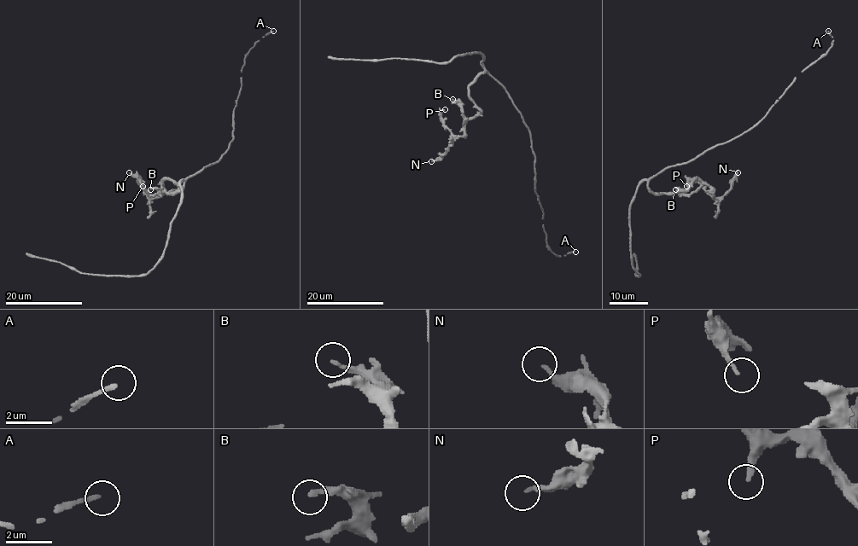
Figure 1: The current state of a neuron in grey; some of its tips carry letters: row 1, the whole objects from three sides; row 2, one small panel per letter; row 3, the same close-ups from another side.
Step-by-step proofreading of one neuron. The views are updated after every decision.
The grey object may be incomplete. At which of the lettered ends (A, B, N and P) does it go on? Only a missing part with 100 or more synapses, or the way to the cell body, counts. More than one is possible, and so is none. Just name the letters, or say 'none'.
A

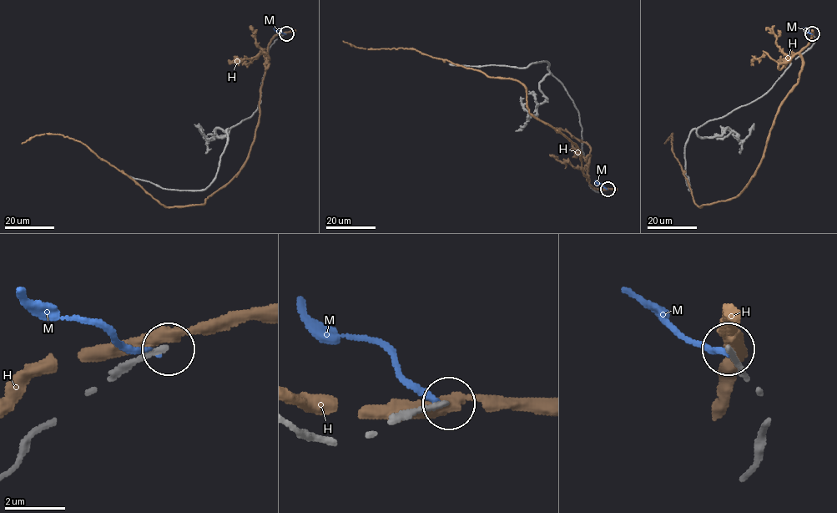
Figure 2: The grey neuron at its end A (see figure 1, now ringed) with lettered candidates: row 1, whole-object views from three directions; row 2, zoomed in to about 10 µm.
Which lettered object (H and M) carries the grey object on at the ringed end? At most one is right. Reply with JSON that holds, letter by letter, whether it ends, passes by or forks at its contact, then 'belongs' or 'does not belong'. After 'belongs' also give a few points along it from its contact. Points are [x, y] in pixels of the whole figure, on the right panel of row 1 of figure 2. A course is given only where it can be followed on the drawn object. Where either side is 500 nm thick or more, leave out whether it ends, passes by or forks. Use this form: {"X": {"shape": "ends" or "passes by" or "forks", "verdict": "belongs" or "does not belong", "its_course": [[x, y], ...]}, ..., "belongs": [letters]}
{"H": {"shape": "passes by", "verdict": "does not belong"}, "M": {"shape": "ends", "verdict": "does not belong"}, "belongs": []}

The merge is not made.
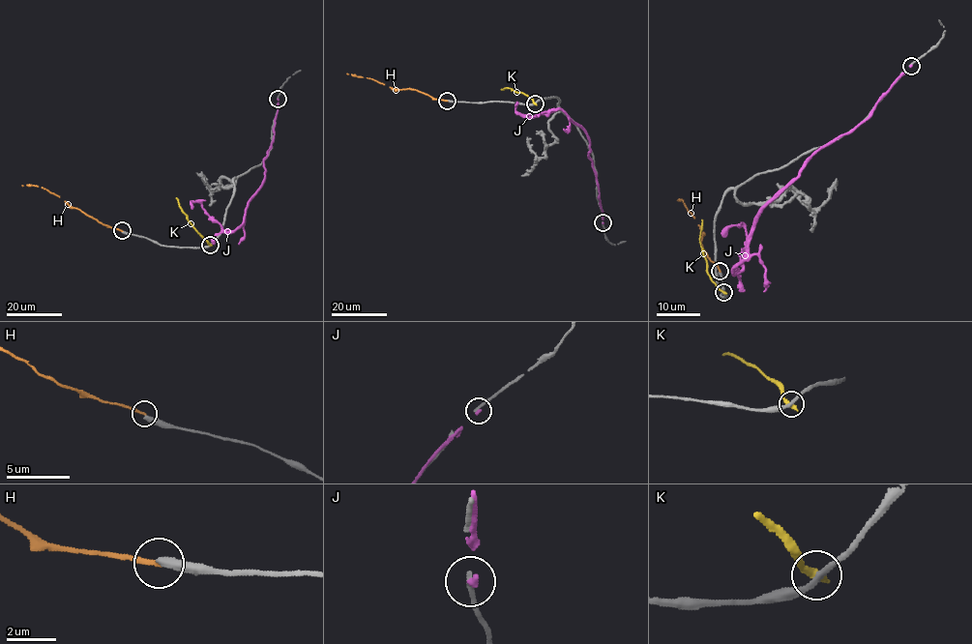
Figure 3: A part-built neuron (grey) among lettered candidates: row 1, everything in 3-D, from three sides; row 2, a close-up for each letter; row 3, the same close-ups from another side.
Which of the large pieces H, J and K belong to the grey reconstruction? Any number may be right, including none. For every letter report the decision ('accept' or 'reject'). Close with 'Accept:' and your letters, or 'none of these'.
H: reject
J: reject
K: reject
Accept: none of these

